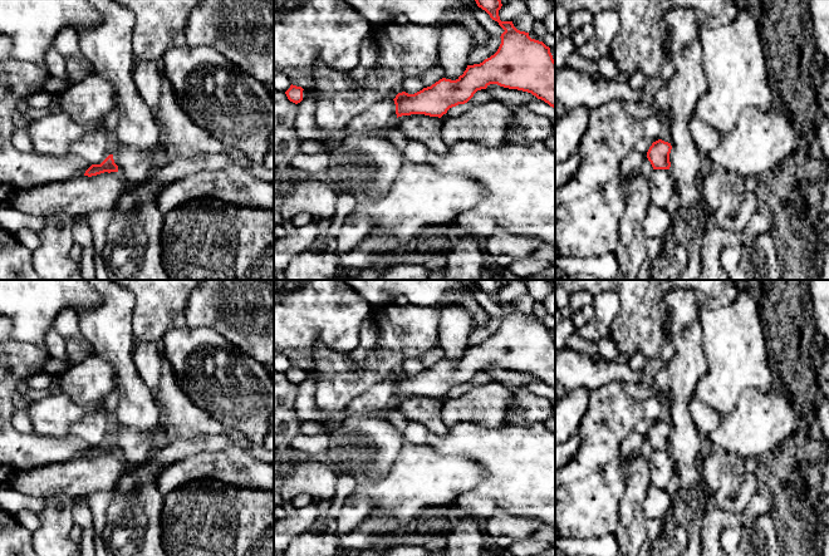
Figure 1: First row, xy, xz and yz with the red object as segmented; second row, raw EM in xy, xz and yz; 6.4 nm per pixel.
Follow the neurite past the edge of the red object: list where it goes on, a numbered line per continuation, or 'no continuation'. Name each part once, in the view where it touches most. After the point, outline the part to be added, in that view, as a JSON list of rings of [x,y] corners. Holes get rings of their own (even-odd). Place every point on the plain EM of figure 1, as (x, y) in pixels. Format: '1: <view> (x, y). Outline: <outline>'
no continuation

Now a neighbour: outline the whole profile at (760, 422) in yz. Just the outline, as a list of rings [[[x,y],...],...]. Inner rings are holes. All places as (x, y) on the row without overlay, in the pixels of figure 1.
[[[746,389],[735,409],[721,417],[710,441],[744,459],[762,459],[796,430],[801,419],[788,393]]]

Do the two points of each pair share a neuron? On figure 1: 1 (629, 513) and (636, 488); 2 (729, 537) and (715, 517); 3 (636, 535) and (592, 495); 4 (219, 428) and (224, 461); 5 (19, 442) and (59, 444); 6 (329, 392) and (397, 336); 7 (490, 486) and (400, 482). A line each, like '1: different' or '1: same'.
1: same
2: different
3: different
4: different
5: same
6: same
7: different

